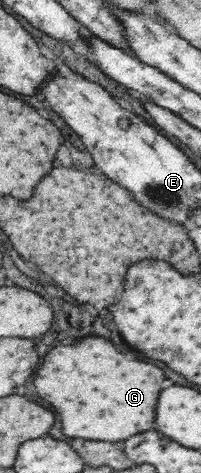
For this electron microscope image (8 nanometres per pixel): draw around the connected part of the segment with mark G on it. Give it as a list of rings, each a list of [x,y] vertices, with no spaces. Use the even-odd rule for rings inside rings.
[[[84,337],[74,345],[58,345],[50,349],[42,365],[34,375],[34,387],[42,399],[46,399],[60,415],[62,431],[68,437],[120,441],[134,433],[154,429],[156,401],[160,395],[160,383],[164,381],[162,369],[144,361],[128,361],[116,347],[104,337]]]

